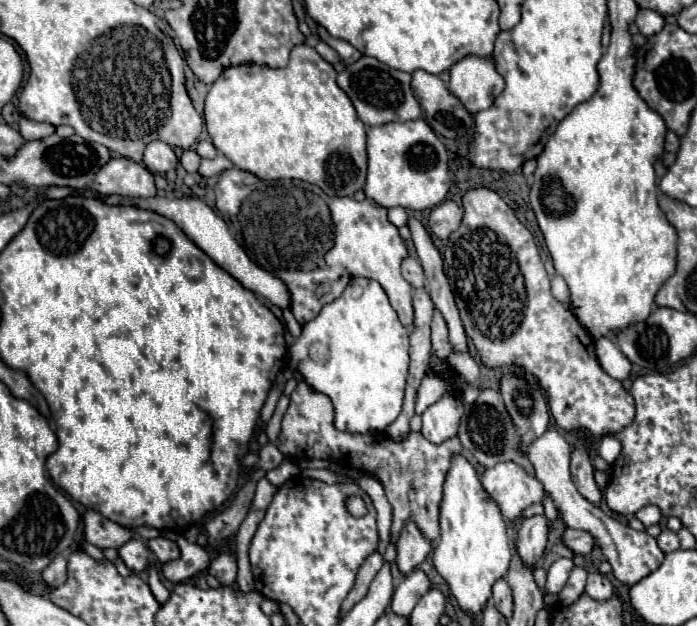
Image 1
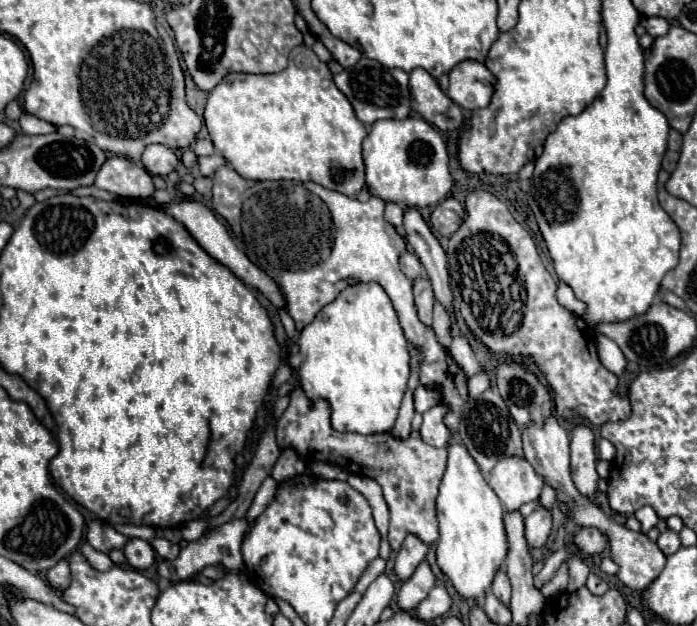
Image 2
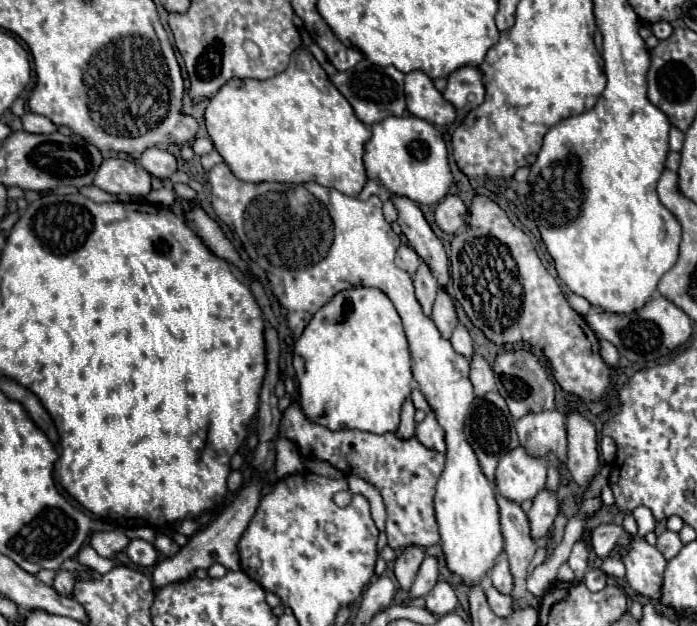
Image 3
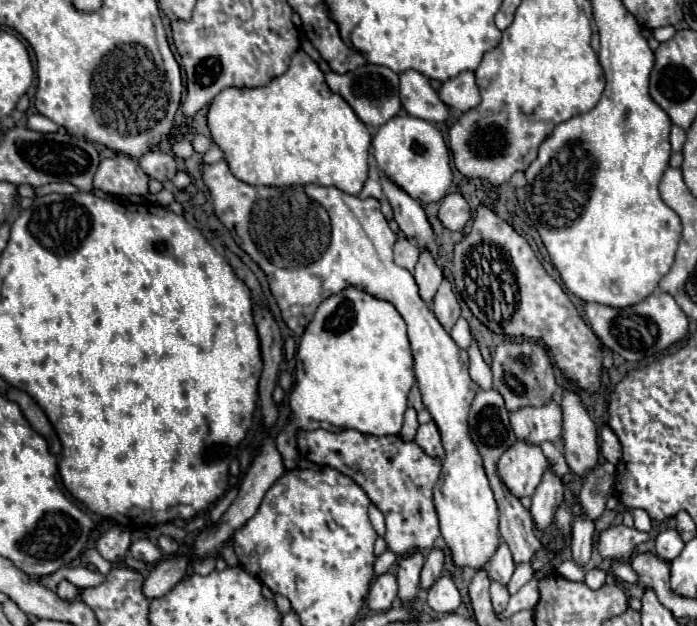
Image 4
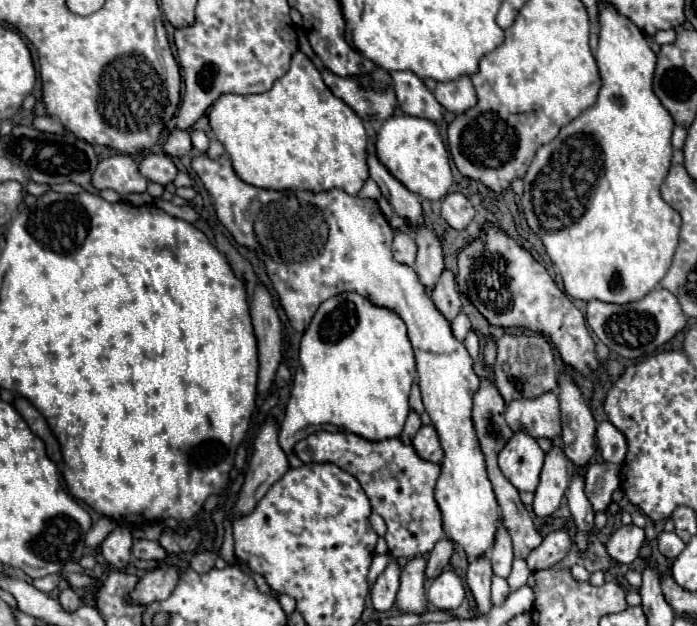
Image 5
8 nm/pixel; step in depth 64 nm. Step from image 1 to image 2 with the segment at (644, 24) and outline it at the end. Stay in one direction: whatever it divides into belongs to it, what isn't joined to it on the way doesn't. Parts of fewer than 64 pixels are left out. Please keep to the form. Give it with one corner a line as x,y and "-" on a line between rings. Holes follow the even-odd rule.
640,16
640,24
646,28
646,32
654,38
658,36
664,36
670,28
670,24
664,20
664,18
658,18
658,16

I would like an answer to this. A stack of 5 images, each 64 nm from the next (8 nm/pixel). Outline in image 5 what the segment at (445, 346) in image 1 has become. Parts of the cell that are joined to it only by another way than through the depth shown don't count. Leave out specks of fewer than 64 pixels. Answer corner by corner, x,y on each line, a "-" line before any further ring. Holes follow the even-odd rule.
444,270
440,276
440,282
432,290
432,302
440,310
440,314
452,322
460,314
460,292
454,282
454,274
450,270

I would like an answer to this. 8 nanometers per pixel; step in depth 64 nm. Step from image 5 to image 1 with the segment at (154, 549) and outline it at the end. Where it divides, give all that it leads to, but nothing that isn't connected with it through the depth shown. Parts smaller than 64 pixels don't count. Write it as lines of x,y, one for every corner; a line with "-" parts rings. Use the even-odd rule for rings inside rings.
132,538
132,540
128,540
128,544
120,546
120,548
118,548
118,556
124,560
124,564
126,564
134,574
140,574
140,572
146,570
146,566
148,566
148,550
146,550
146,546
144,546
140,540
136,540
136,538

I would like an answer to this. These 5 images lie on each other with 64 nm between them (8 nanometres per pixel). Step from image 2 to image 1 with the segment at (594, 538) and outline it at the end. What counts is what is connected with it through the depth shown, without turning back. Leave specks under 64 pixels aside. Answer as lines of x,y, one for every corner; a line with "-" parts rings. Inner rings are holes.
566,528
562,534
562,544
574,554
588,554
594,548
594,538
588,532

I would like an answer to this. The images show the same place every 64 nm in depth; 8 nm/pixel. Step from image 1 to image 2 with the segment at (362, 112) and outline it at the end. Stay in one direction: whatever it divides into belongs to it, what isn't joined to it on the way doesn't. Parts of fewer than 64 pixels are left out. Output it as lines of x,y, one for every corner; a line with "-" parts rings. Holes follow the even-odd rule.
362,56
354,64
354,68
346,68
340,74
336,74
334,82
340,88
340,92
350,100
358,120
362,120
364,124
374,124
376,120
386,120
386,118
404,120
412,114
412,106
410,106
412,98
408,92
408,74
404,70
398,70
398,68
388,70
382,64
378,64
376,60
368,60
366,56

